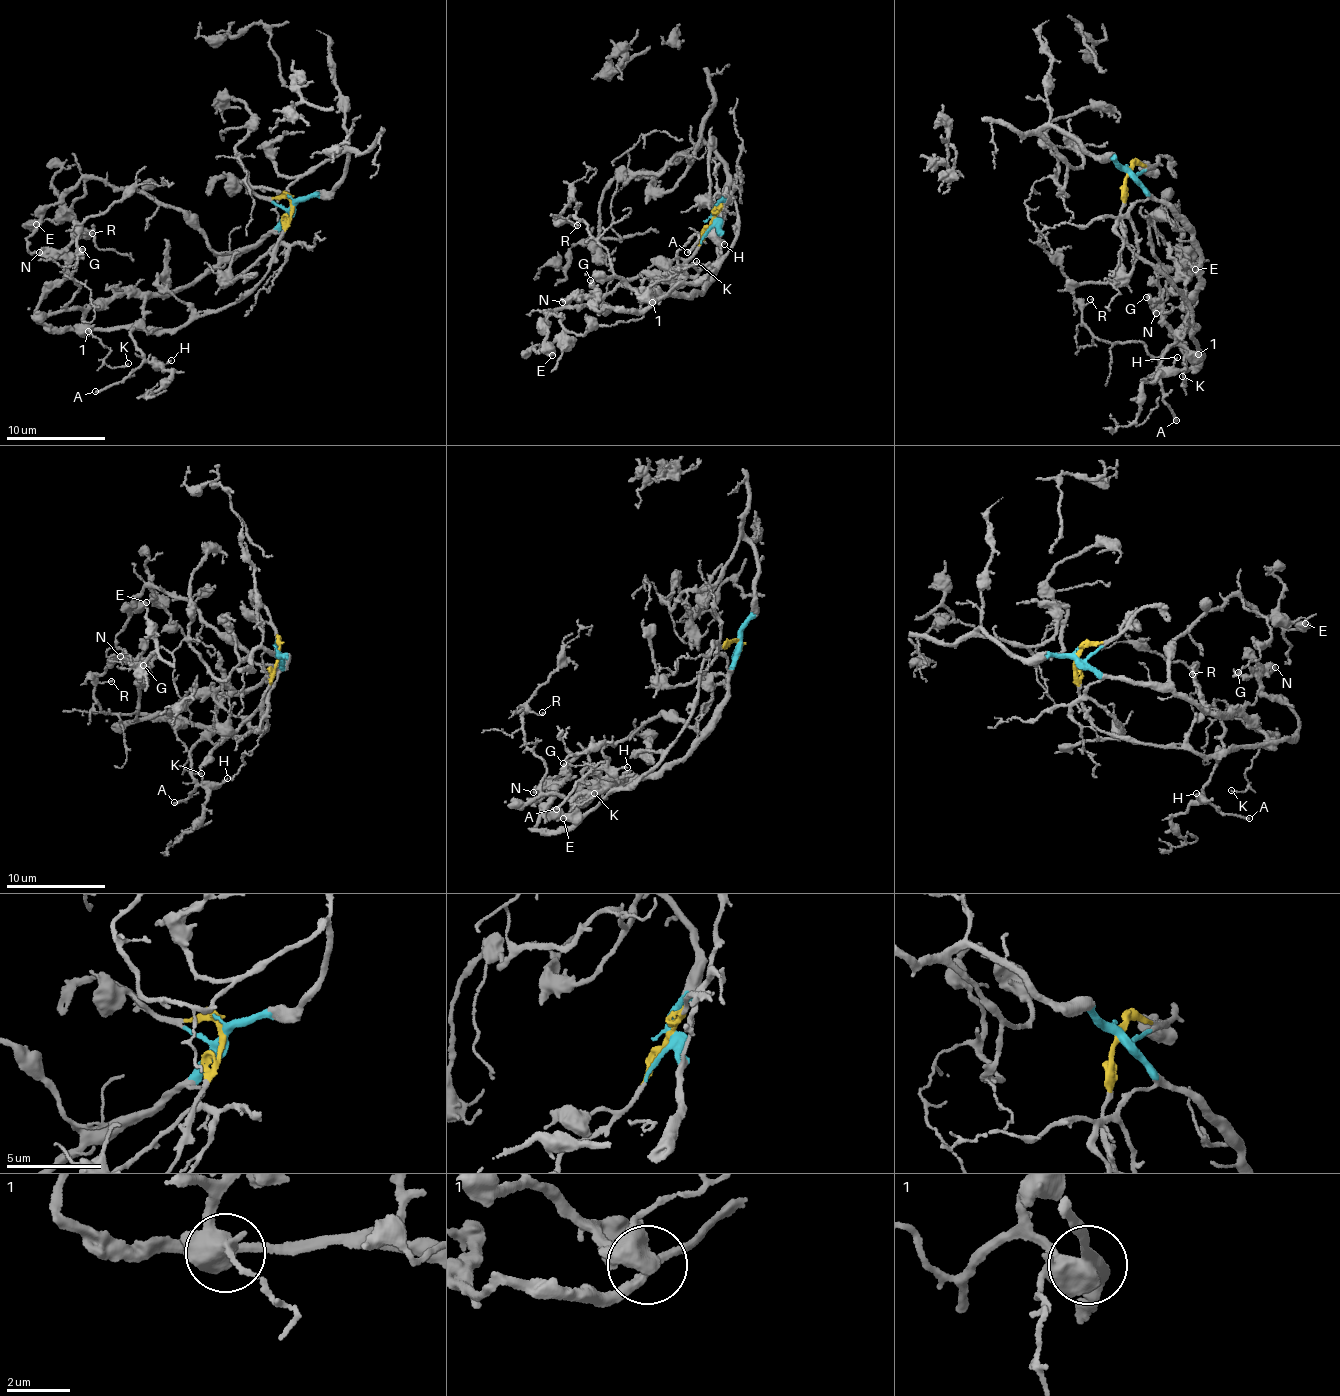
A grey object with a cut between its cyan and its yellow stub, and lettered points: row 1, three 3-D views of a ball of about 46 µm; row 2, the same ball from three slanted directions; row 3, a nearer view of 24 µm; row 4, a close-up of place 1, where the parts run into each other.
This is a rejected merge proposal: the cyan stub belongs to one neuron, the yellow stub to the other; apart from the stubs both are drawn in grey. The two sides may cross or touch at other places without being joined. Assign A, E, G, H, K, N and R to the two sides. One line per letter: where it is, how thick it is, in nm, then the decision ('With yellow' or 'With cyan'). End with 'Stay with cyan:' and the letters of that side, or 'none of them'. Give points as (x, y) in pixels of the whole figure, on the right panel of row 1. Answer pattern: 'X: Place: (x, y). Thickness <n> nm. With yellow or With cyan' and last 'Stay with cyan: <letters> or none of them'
A: Place: (1176, 420). Thickness 190 nm. With cyan
E: Place: (1195, 269). Thickness 600 nm. With cyan
G: Place: (1146, 297). Thickness 360 nm. With yellow
H: Place: (1177, 357). Thickness 130 nm. With cyan
K: Place: (1182, 376). Thickness 140 nm. With cyan
N: Place: (1156, 313). Thickness 460 nm. With yellow
R: Place: (1090, 299). Thickness 110 nm. With cyan
Stay with cyan: A, E, H, K, R

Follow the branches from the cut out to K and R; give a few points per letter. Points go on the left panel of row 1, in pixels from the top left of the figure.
K: (292, 204), (195, 282), (91, 307), (83, 328), (110, 350), (104, 360), (127, 362)
R: (292, 204), (268, 234), (195, 282), (66, 307), (80, 288), (78, 237), (93, 234)

